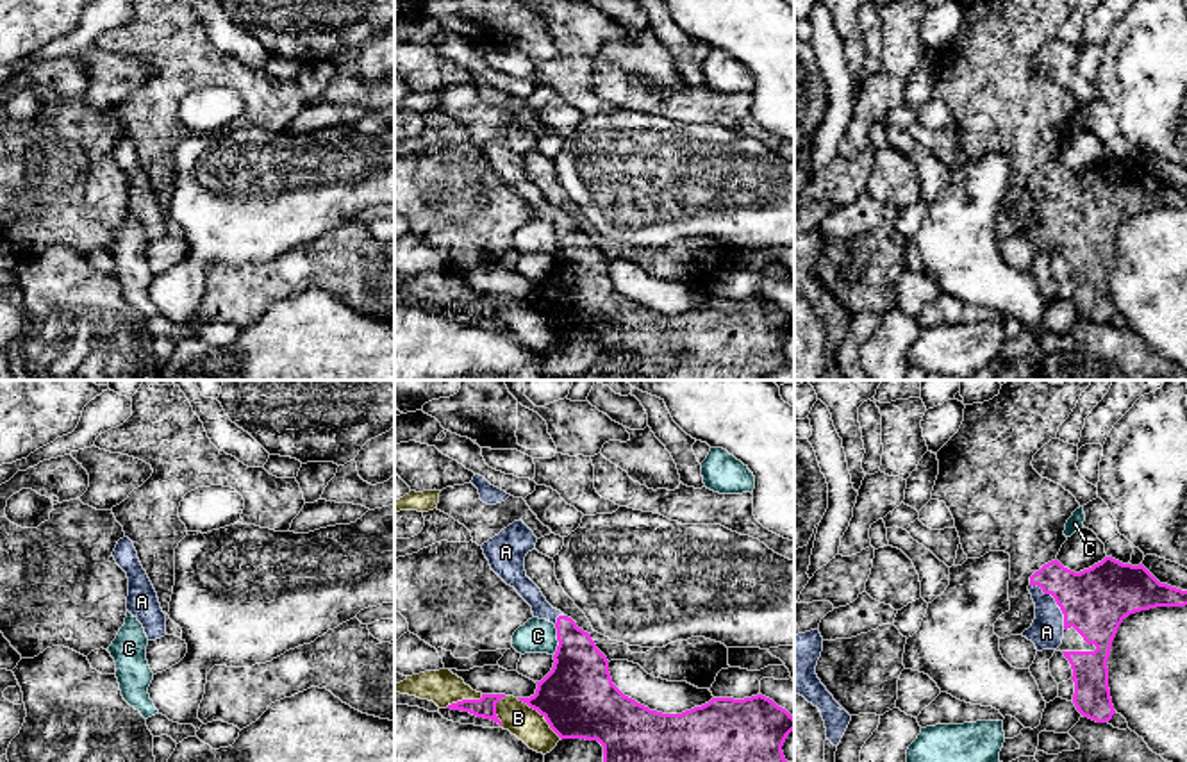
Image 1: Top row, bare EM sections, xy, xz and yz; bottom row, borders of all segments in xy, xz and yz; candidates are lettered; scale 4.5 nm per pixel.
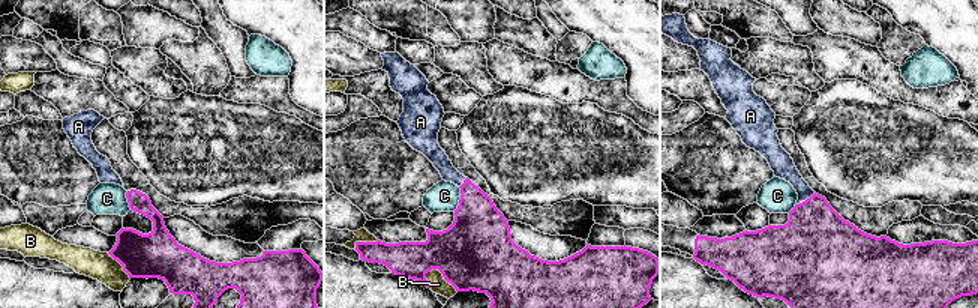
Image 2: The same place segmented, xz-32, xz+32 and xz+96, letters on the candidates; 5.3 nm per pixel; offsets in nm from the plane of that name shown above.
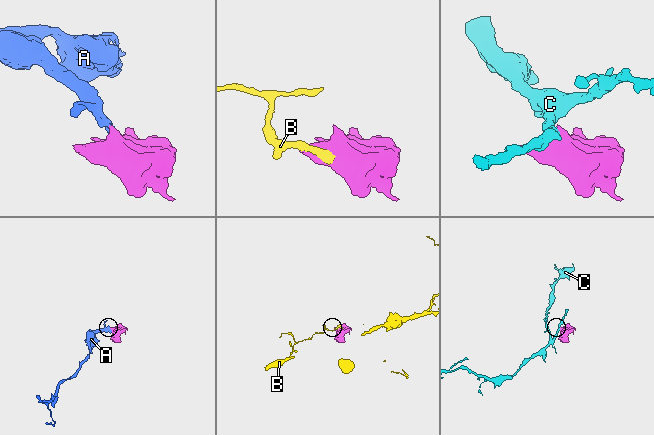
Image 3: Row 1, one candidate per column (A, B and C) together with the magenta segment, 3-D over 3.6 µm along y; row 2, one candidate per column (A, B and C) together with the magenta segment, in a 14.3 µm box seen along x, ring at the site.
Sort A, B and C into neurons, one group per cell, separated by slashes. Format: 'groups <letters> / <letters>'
groups A / B / C

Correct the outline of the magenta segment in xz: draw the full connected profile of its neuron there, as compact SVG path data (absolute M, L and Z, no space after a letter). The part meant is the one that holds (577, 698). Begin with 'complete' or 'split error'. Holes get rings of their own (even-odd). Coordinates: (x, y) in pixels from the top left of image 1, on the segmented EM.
split error | M519 519L484 543L482 550L491 569L532 607L534 617L546 619L557 628L559 646L552 671L535 682L534 696L518 700L537 710L560 741L598 741L603 746L603 762L787 762L782 746L794 730L794 717L762 694L744 700L712 698L682 714L650 710L625 696L612 683L609 660L591 634L553 609L527 576L525 557L535 543L534 532Z

